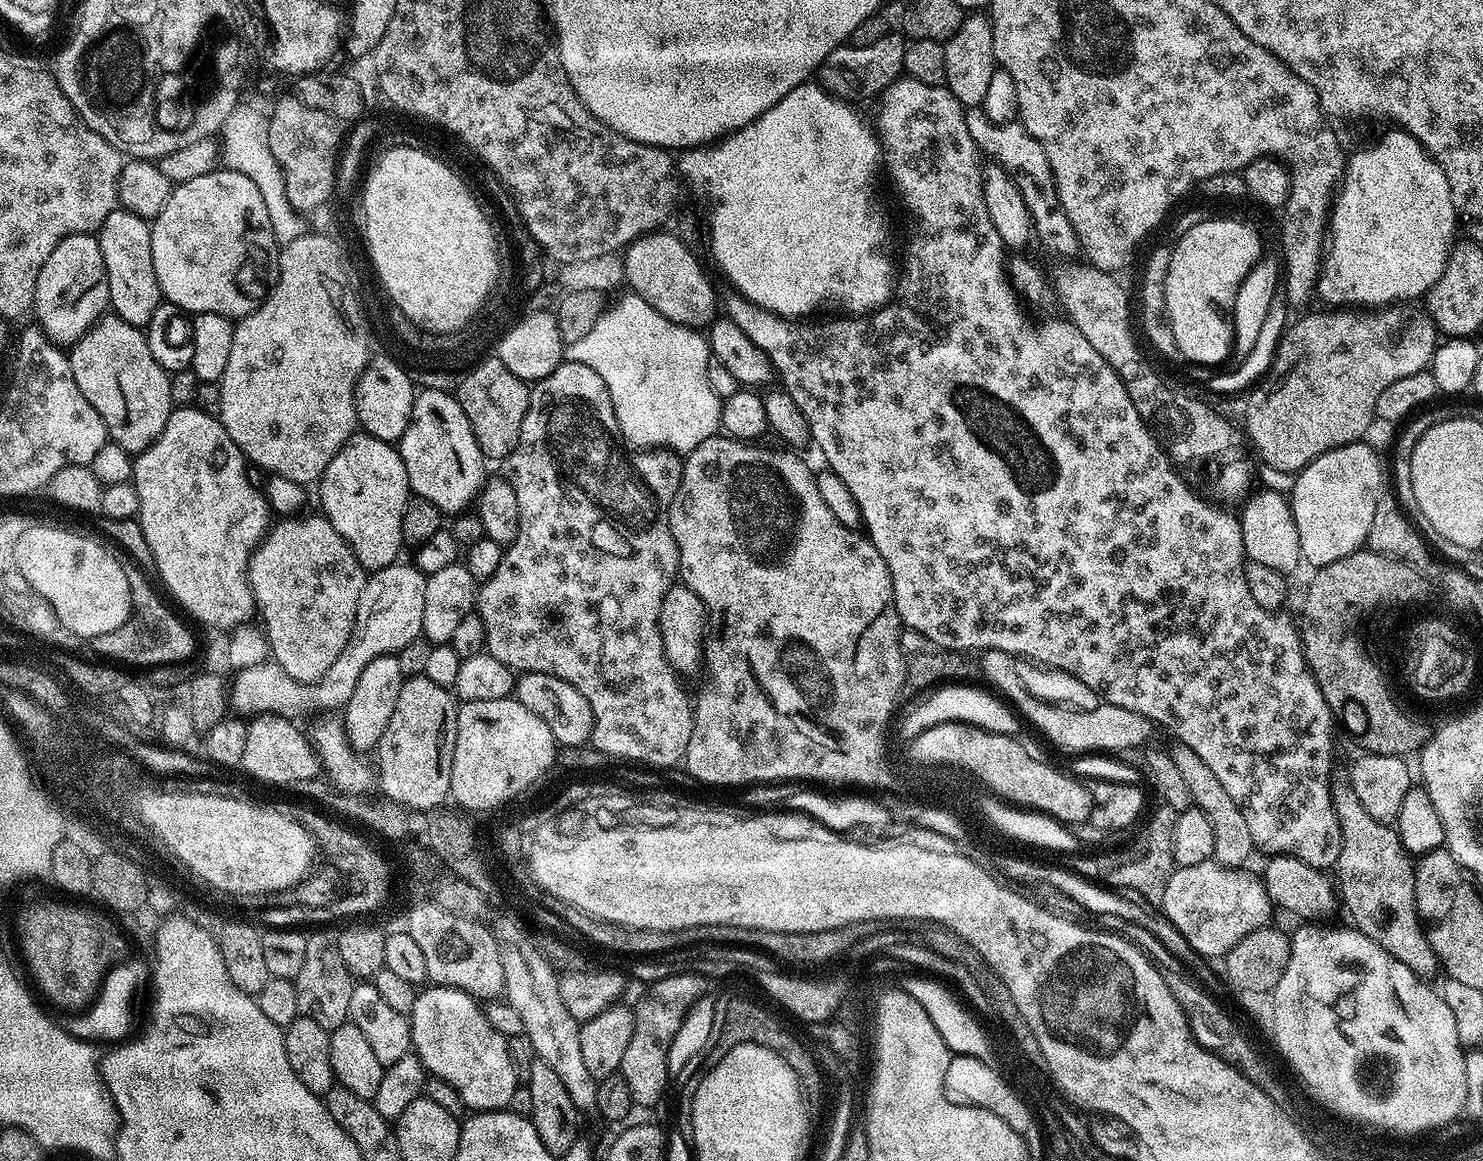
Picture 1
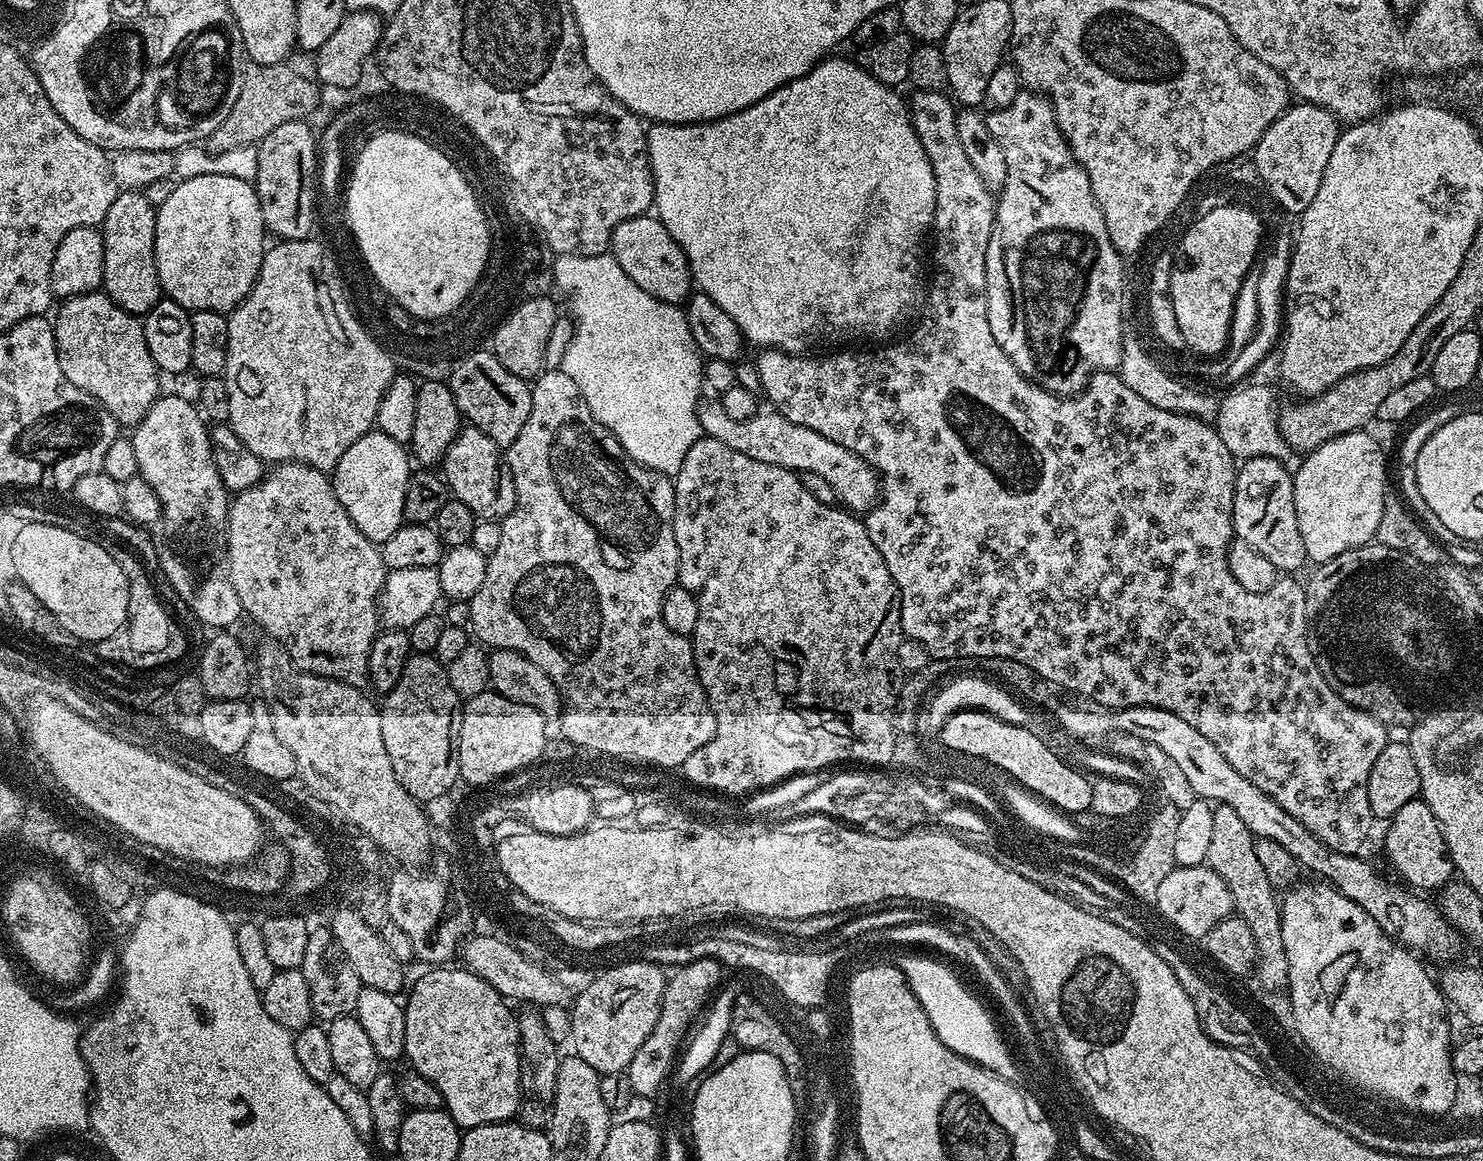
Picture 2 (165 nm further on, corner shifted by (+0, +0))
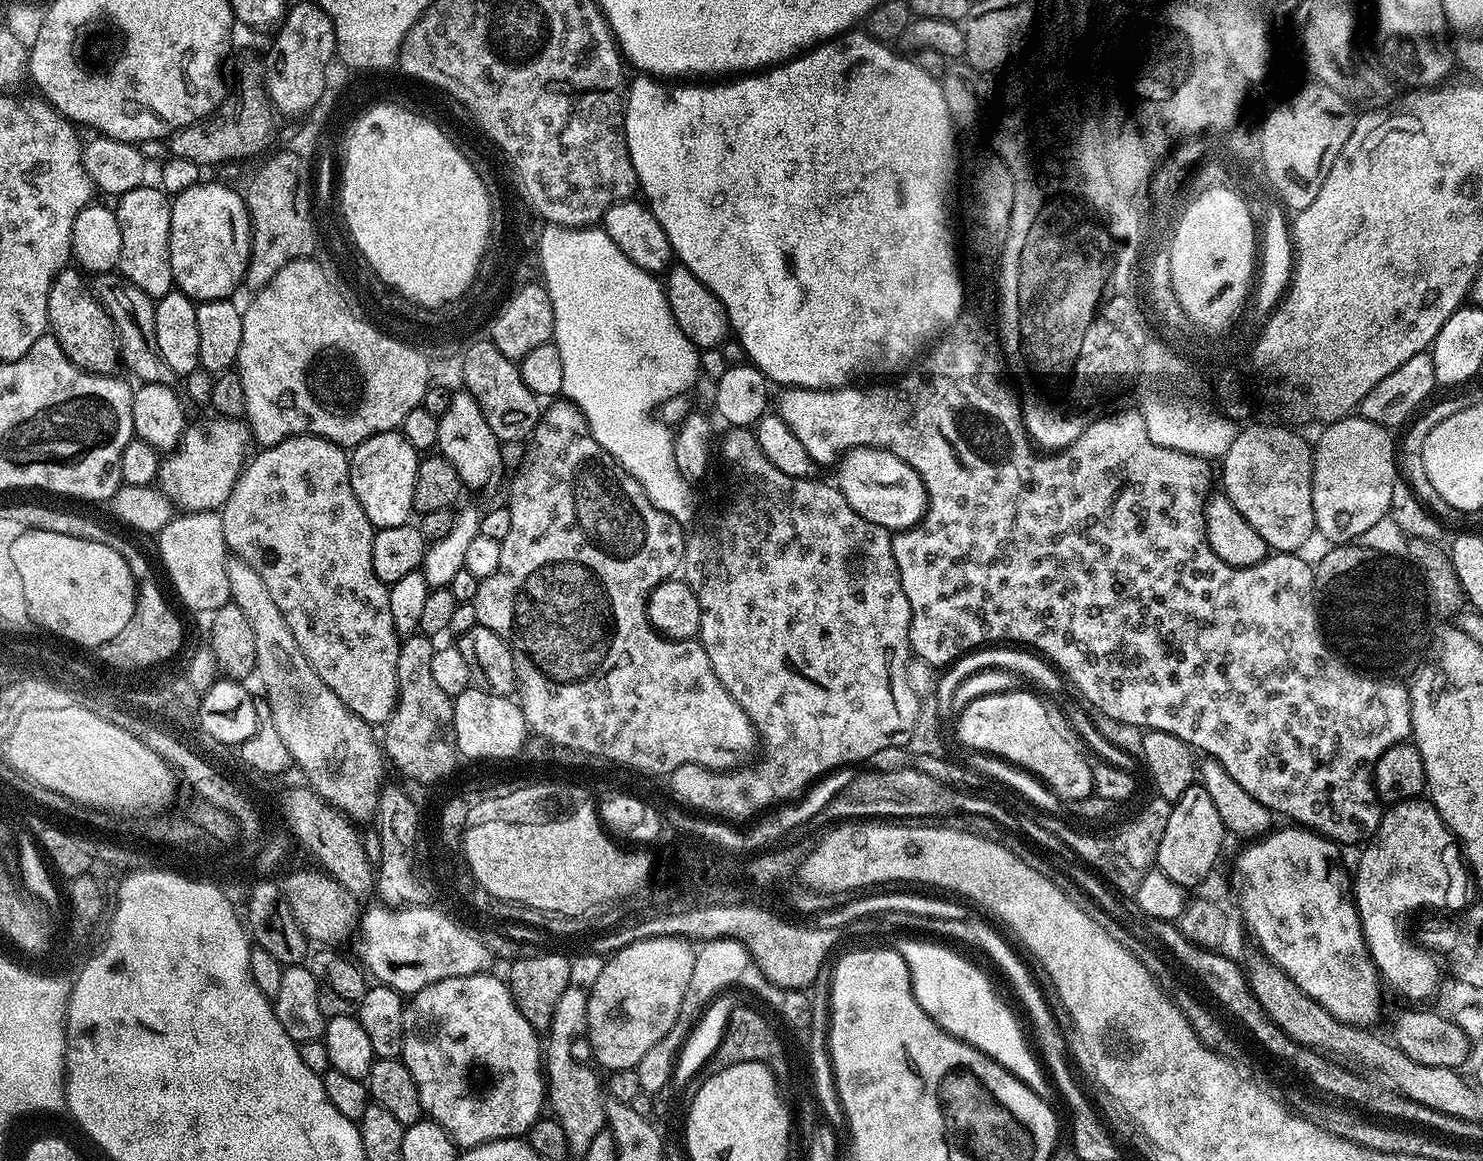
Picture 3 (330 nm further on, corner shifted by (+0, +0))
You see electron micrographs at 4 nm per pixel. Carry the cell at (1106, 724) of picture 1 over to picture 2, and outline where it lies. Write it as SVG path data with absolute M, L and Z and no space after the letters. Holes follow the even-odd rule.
M1154 706L1092 711L1096 712L1068 712L1065 716L1059 717L1059 722L1070 735L1076 736L1080 741L1091 741L1091 736L1107 736L1108 738L1115 733L1120 733L1134 735L1135 738L1158 746L1158 750L1163 750L1169 758L1174 758L1174 763L1181 768L1182 775L1190 781L1190 786L1194 786L1194 794L1197 798L1207 800L1213 805L1234 806L1238 818L1242 818L1242 822L1246 822L1246 830L1250 830L1253 836L1261 840L1278 842L1278 846L1282 846L1282 850L1286 850L1286 854L1290 854L1299 867L1301 864L1306 871L1316 875L1313 877L1323 878L1346 898L1350 898L1350 902L1358 902L1358 906L1362 906L1362 910L1366 910L1366 914L1370 914L1370 918L1374 918L1374 922L1378 922L1378 926L1393 940L1417 954L1423 954L1425 957L1433 956L1436 960L1442 960L1441 962L1451 961L1453 959L1451 956L1459 954L1462 937L1459 932L1449 926L1444 915L1440 913L1439 907L1433 901L1431 904L1430 901L1423 900L1420 897L1423 895L1409 890L1403 883L1391 884L1390 881L1383 880L1376 873L1375 868L1363 860L1363 855L1351 856L1350 854L1342 854L1338 850L1330 850L1330 846L1326 846L1320 838L1310 834L1310 830L1306 830L1306 826L1302 826L1302 822L1298 822L1298 818L1294 818L1294 814L1286 814L1286 810L1282 810L1282 806L1278 806L1278 802L1274 802L1274 798L1262 794L1262 790L1258 790L1258 786L1254 786L1254 782L1242 778L1242 774L1238 774L1238 770L1234 770L1234 766L1230 766L1230 762L1226 762L1226 758L1222 758L1218 746L1214 746L1214 742L1210 742L1210 738L1205 738L1201 732L1194 730L1194 726L1190 726L1190 722L1178 718L1178 714L1170 714L1170 710L1160 710Z

